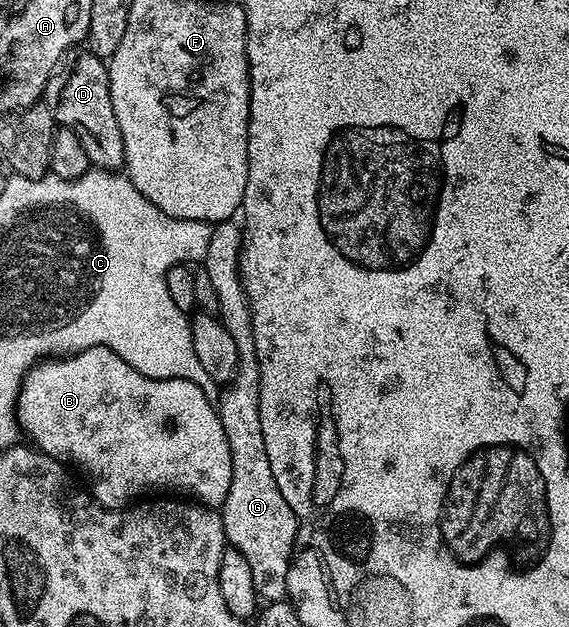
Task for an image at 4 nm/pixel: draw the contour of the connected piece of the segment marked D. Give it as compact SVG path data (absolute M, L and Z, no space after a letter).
M73 48L67 50L56 62L52 75L44 89L42 99L45 106L50 108L57 127L72 130L74 136L86 148L86 156L93 167L116 172L124 166L124 145L122 144L122 132L118 128L118 120L114 116L114 104L110 100L110 88L108 87L107 65L96 54L91 54L86 48Z

